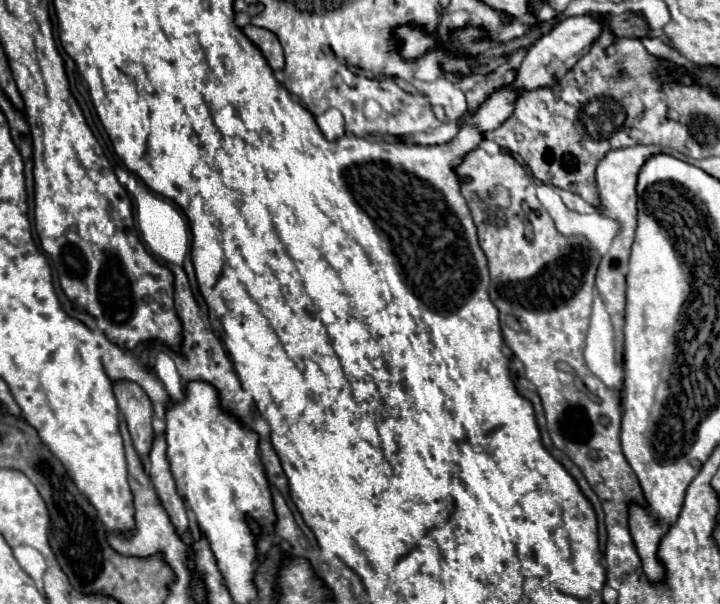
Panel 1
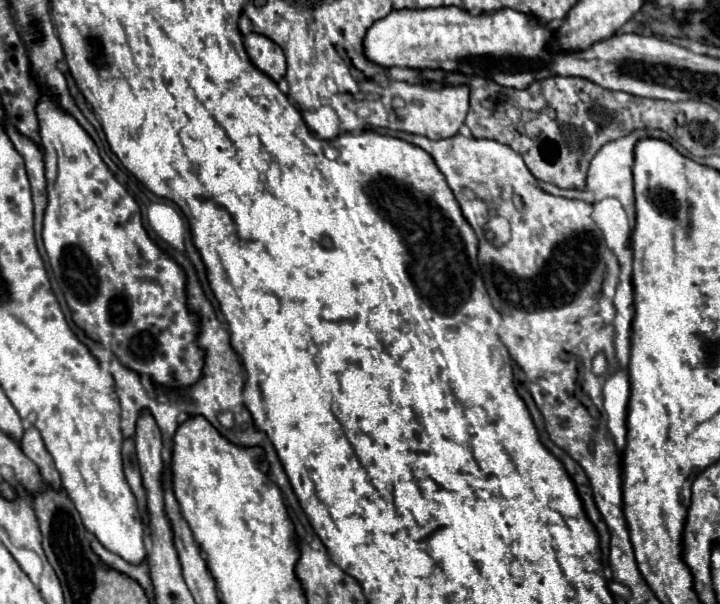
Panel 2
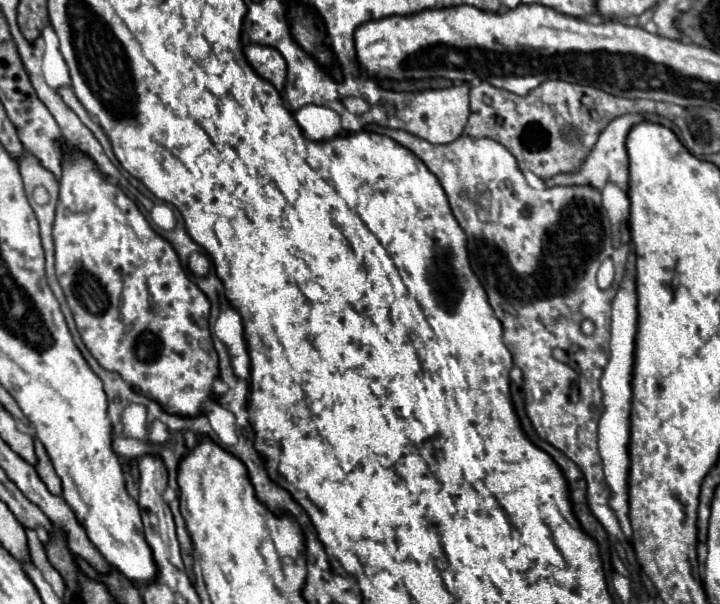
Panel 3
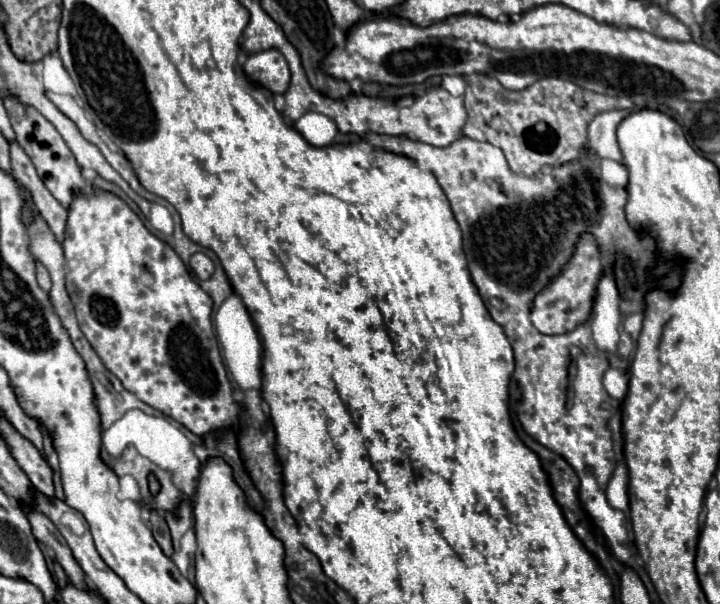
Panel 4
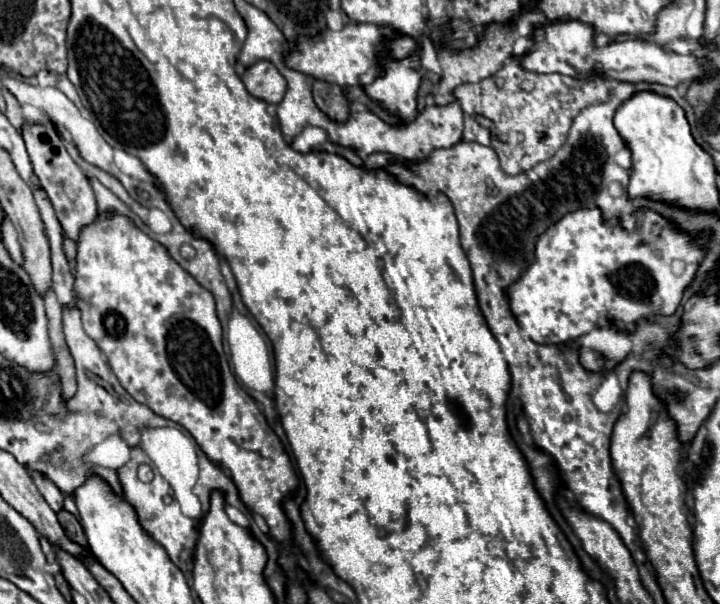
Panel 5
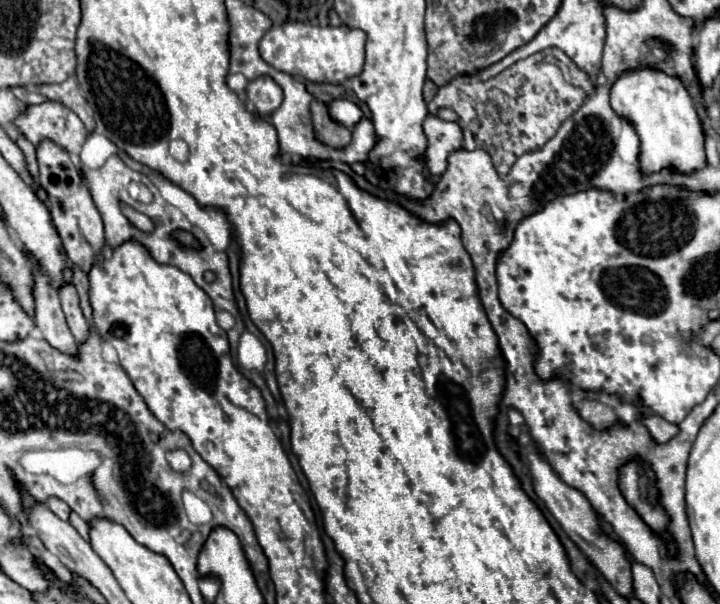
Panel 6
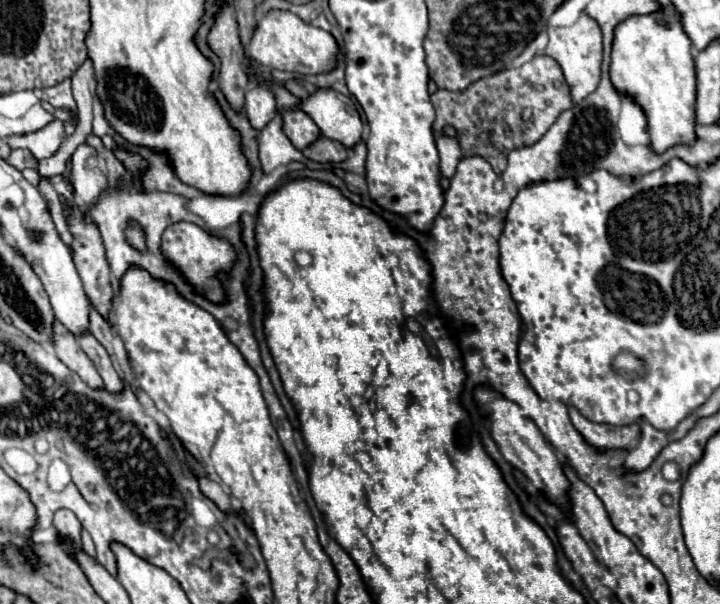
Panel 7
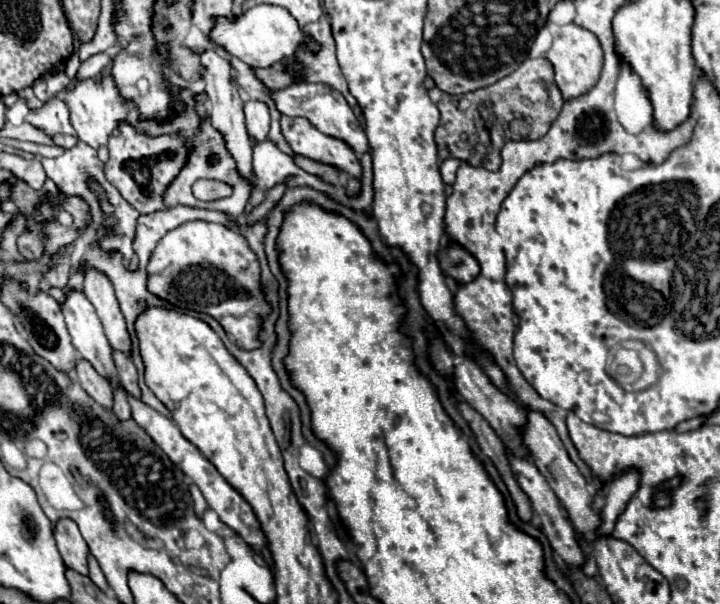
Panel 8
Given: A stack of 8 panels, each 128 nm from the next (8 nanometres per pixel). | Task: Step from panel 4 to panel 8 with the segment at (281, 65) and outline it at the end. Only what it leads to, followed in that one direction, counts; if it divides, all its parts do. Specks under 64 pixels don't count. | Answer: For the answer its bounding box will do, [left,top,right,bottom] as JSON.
[244,102,270,142]

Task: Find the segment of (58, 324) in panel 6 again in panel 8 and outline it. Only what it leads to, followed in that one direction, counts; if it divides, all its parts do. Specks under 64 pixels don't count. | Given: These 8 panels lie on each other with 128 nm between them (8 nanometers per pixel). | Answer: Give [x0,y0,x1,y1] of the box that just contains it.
[76,360,114,410]

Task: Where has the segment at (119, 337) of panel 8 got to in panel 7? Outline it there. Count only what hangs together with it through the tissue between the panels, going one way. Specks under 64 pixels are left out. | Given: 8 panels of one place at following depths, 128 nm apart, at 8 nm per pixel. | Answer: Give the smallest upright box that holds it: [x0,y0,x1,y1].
[68,216,116,320]

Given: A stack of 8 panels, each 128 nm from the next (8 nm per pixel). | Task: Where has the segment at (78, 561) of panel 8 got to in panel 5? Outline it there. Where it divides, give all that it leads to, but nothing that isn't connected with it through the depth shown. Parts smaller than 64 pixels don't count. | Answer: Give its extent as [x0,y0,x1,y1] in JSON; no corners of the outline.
[32,472,64,512]

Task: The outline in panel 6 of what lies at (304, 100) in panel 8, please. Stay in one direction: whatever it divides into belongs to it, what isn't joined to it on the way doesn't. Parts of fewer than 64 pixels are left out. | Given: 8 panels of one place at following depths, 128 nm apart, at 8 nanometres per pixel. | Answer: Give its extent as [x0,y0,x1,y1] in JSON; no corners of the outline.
[326,100,362,130]

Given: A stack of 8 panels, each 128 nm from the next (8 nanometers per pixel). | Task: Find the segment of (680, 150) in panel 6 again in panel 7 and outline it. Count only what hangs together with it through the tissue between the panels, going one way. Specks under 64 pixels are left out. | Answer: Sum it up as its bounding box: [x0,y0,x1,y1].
[610,8,696,152]

